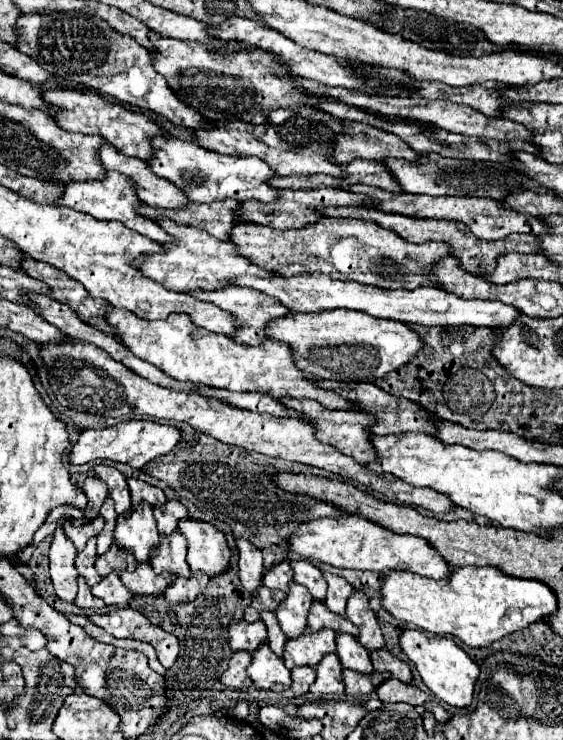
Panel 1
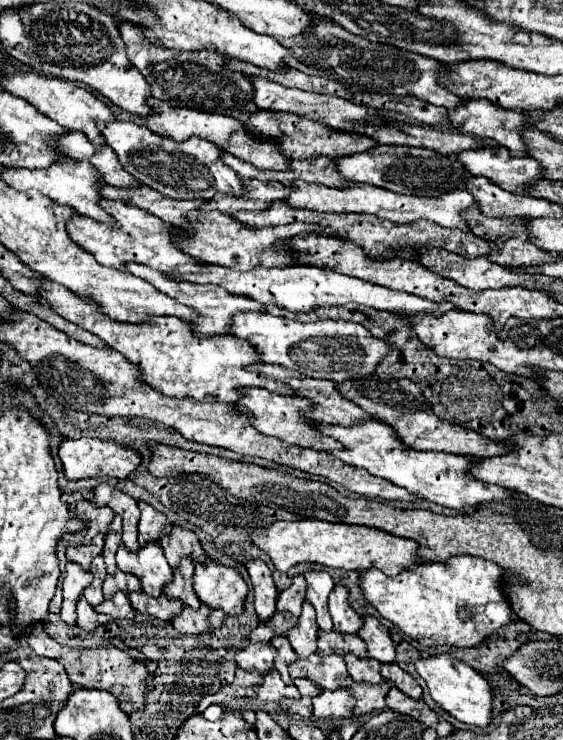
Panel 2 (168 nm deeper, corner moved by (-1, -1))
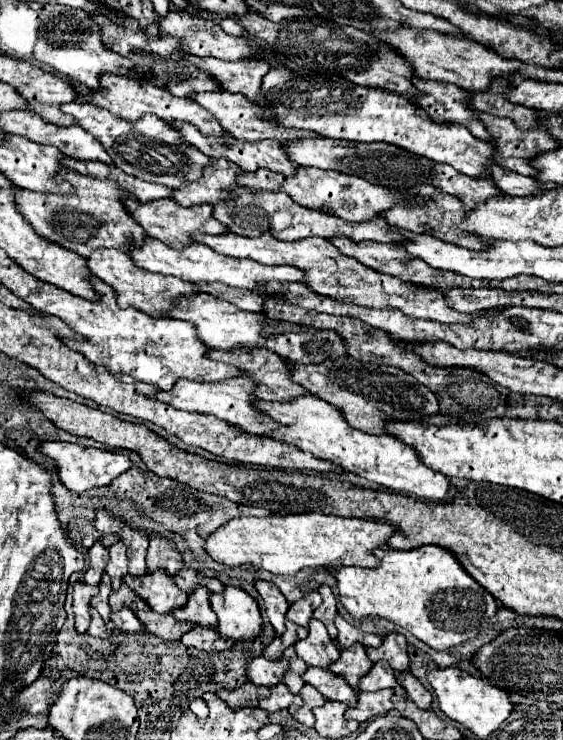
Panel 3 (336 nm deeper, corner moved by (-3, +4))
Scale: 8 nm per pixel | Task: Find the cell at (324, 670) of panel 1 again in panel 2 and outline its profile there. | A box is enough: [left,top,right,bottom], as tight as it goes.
[313,688,353,718]

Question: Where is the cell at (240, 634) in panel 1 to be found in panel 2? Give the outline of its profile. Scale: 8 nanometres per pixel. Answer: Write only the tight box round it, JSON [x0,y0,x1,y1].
[235,642,275,674]

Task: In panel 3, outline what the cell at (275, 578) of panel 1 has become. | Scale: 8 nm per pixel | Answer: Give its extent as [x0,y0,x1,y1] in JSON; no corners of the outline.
[287,591,321,627]

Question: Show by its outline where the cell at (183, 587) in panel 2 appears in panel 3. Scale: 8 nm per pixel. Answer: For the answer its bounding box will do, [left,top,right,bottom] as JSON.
[173,587,217,629]

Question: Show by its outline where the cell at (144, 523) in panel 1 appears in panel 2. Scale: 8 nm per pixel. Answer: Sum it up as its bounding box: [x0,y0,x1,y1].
[117,540,173,596]

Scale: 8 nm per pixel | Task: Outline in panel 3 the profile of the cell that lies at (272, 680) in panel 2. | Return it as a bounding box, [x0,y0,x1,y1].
[259,683,301,713]

